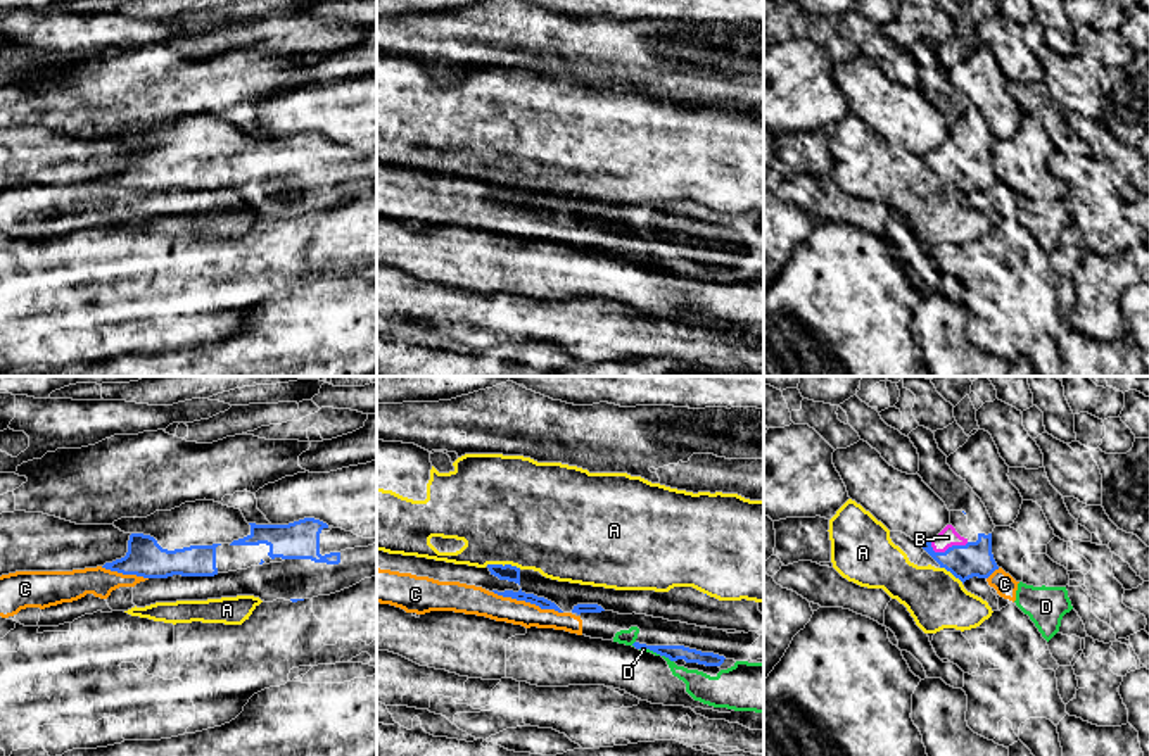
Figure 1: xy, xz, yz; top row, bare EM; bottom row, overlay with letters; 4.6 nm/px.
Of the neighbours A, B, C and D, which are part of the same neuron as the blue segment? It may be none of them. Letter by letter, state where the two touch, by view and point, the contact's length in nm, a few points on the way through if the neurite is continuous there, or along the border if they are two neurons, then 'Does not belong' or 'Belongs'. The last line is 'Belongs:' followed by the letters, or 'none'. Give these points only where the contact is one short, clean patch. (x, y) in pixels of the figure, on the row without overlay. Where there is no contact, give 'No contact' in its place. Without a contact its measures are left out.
A: Touches blue at xz (501, 178). Shared border 170 nm. Does not belong
B: Touches blue at yz (949, 161). Shared border 180 nm. Belongs
C: Touches blue at xz (527, 214). Shared border 340 nm. Does not belong
D: Touches blue at xz (657, 266). Shared border 170 nm. Does not belong
Belongs: B

